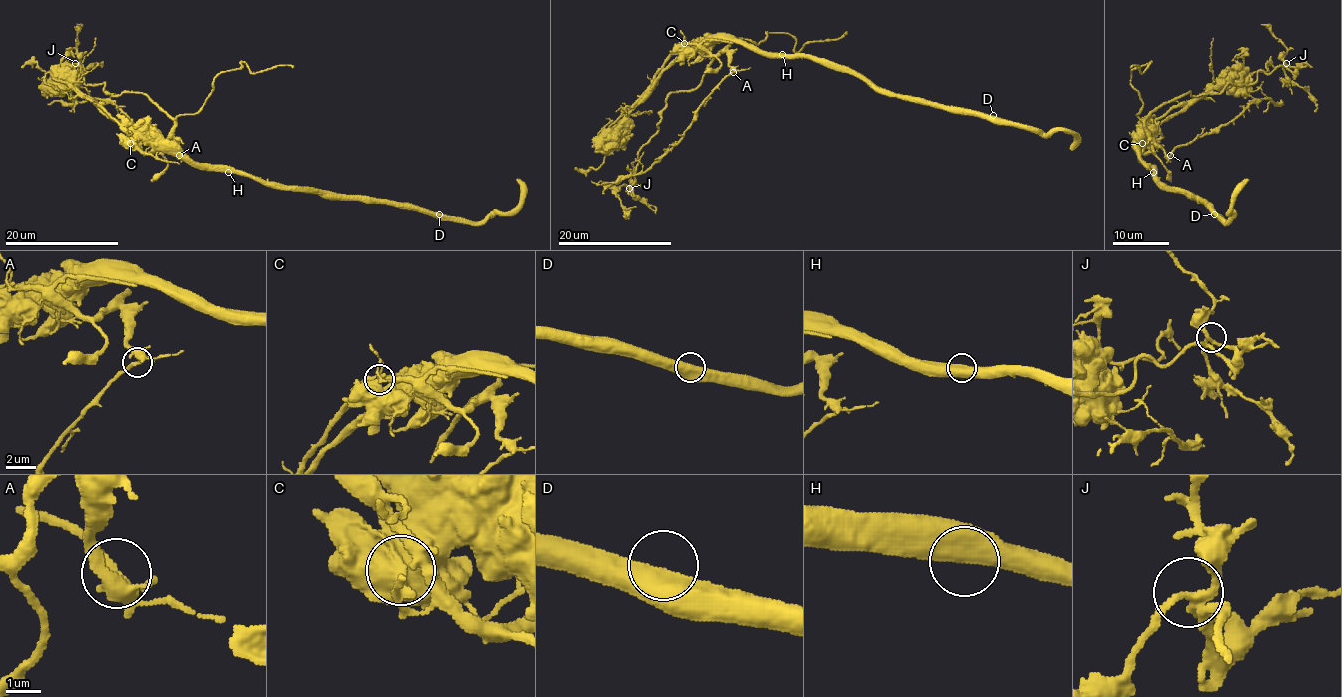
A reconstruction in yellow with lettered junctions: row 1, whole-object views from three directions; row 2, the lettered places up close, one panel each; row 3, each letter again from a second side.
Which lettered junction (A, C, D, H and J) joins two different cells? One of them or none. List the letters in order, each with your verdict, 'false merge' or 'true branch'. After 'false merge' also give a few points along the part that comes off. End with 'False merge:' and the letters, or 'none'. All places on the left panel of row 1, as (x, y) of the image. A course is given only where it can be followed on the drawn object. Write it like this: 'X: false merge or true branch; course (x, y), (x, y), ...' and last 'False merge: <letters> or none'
A: true branch
C: false merge; course (131, 144), (162, 152), (175, 121), (142, 93), (108, 94), (74, 64), (63, 80), (70, 111)
D: true branch
H: true branch
J: true branch
False merge: C

